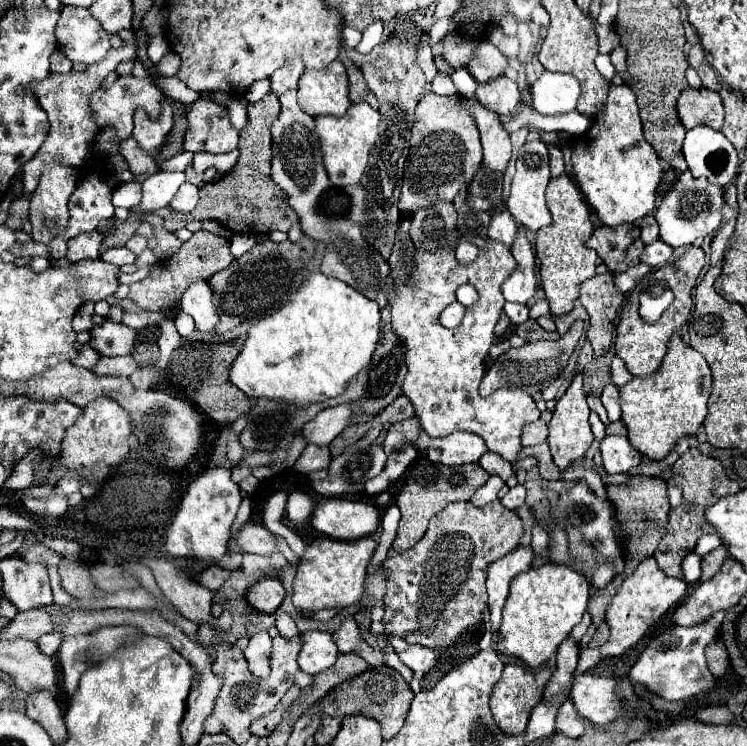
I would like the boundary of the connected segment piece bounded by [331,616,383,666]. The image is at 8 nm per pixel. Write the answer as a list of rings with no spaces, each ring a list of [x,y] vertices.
[[[347,616],[339,628],[331,634],[333,640],[337,642],[337,648],[341,654],[359,654],[361,658],[365,658],[371,666],[381,666],[383,664],[383,656],[379,650],[373,650],[359,634],[359,628],[357,628],[357,622]]]

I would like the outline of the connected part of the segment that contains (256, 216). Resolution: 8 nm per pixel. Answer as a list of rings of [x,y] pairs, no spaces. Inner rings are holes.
[[[269,92],[263,100],[249,104],[249,126],[239,140],[239,160],[231,172],[227,172],[217,182],[209,182],[199,190],[199,204],[191,214],[181,214],[171,210],[165,220],[165,228],[175,232],[183,228],[189,220],[217,220],[231,232],[247,232],[253,236],[265,236],[267,232],[289,228],[297,222],[297,214],[287,204],[287,194],[271,180],[271,124],[279,118],[281,104],[279,98]]]

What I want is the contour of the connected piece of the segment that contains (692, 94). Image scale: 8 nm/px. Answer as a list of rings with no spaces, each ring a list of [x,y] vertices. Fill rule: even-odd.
[[[685,88],[677,98],[677,114],[685,130],[699,124],[721,130],[723,126],[723,104],[717,92],[707,88]]]

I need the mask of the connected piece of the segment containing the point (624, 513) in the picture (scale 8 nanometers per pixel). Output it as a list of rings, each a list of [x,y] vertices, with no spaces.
[[[631,476],[629,482],[625,484],[611,484],[607,486],[607,498],[617,506],[617,520],[621,526],[621,534],[625,536],[625,544],[623,544],[623,556],[625,556],[625,570],[621,574],[621,578],[625,580],[627,576],[631,576],[635,572],[635,568],[649,558],[661,538],[667,532],[667,512],[669,512],[669,500],[667,500],[667,484],[661,478],[653,478],[653,476]]]

